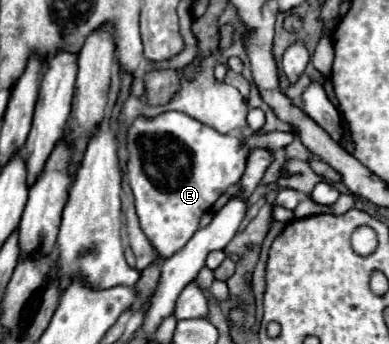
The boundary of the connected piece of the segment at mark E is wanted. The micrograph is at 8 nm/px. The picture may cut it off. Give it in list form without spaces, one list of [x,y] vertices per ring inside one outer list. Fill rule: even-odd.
[[[165,111],[157,117],[145,117],[139,115],[129,131],[127,131],[127,179],[131,185],[131,191],[135,195],[135,207],[141,221],[143,233],[149,237],[153,247],[161,257],[175,255],[199,228],[199,219],[212,208],[219,195],[229,187],[235,185],[243,171],[247,157],[253,149],[267,147],[267,149],[281,149],[293,141],[293,133],[255,133],[249,137],[233,137],[233,135],[221,135],[213,131],[211,127],[205,127],[203,123],[197,123],[193,117],[177,111]]]

